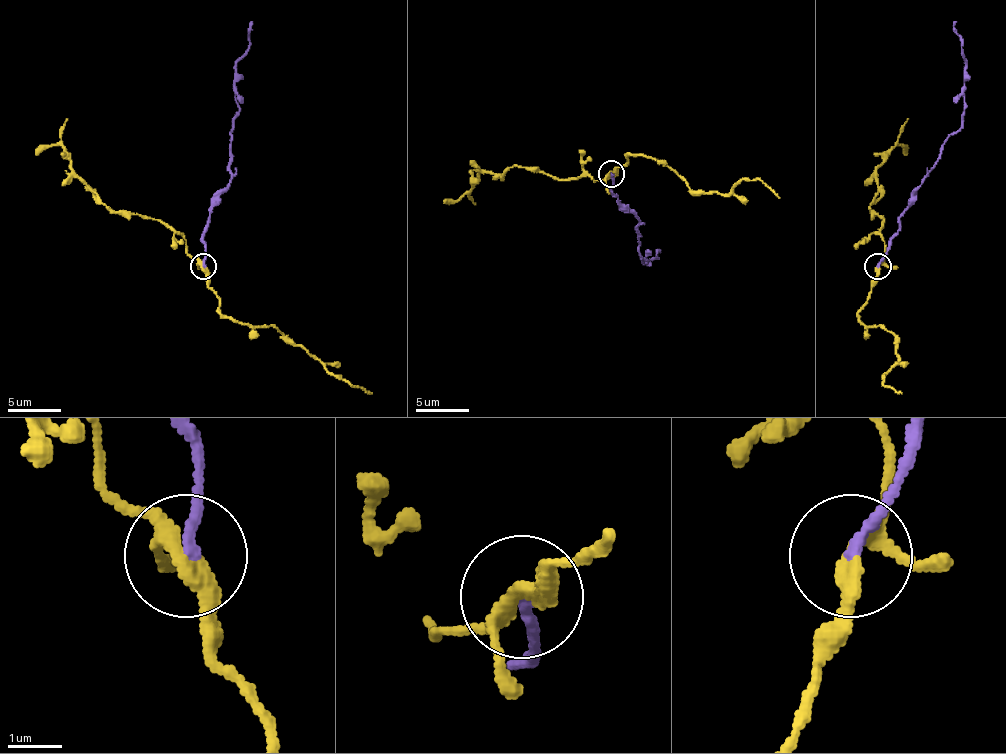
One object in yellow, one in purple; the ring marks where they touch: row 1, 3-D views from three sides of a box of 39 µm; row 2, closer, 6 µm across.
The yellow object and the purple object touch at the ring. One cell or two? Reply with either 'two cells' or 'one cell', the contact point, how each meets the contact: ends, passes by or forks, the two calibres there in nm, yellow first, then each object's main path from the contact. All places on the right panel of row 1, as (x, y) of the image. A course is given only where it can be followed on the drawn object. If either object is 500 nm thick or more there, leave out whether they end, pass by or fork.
two cells; at (878, 266); yellow forks there; purple ends there; 240 nm thick on the yellow side, 200 nm on the other; yellow runs (877, 265), (877, 284), (858, 316), (866, 326), (885, 326), (896, 337), (898, 361), (882, 382), (901, 393); purple runs (877, 265), (898, 231), (904, 209), (938, 159), (943, 140), (962, 124), (965, 61), (954, 26), (957, 21)

